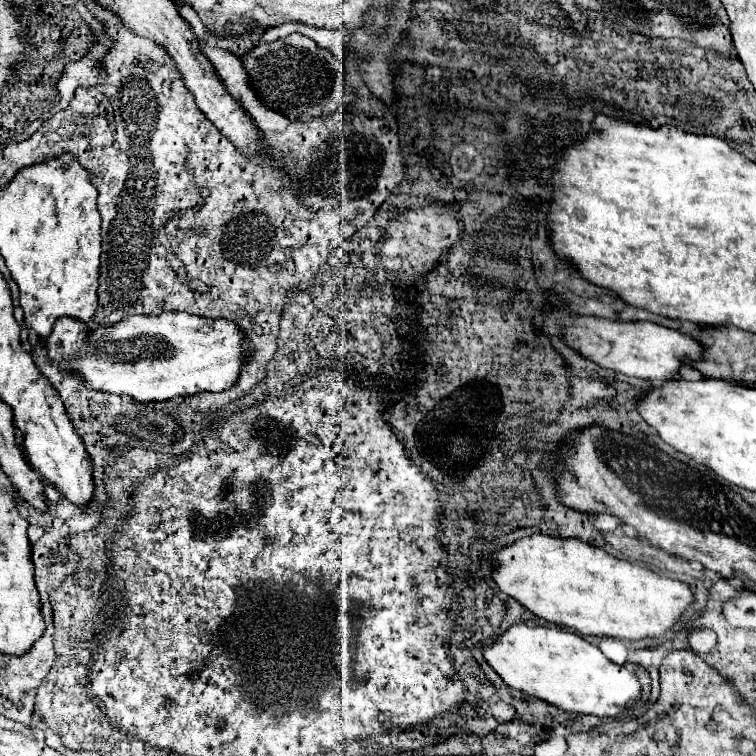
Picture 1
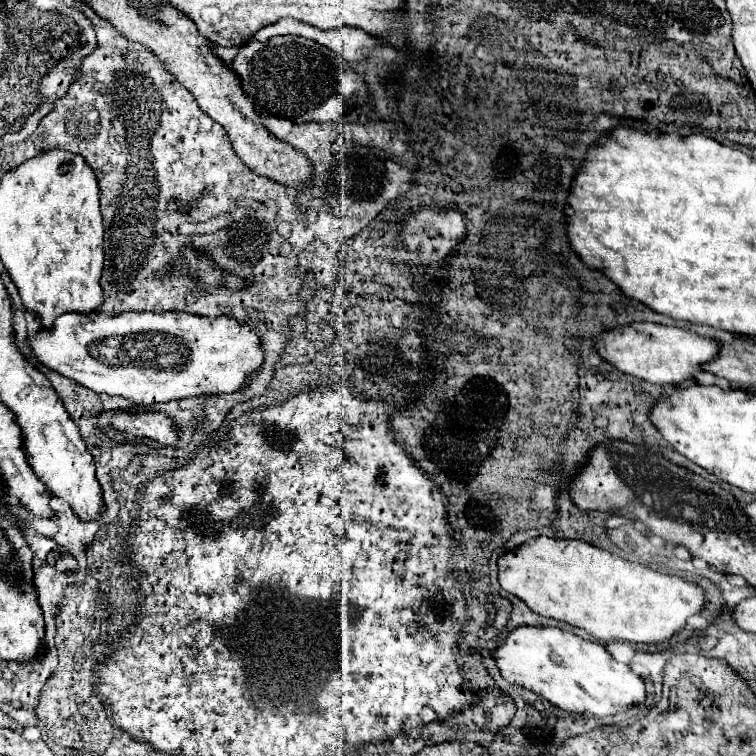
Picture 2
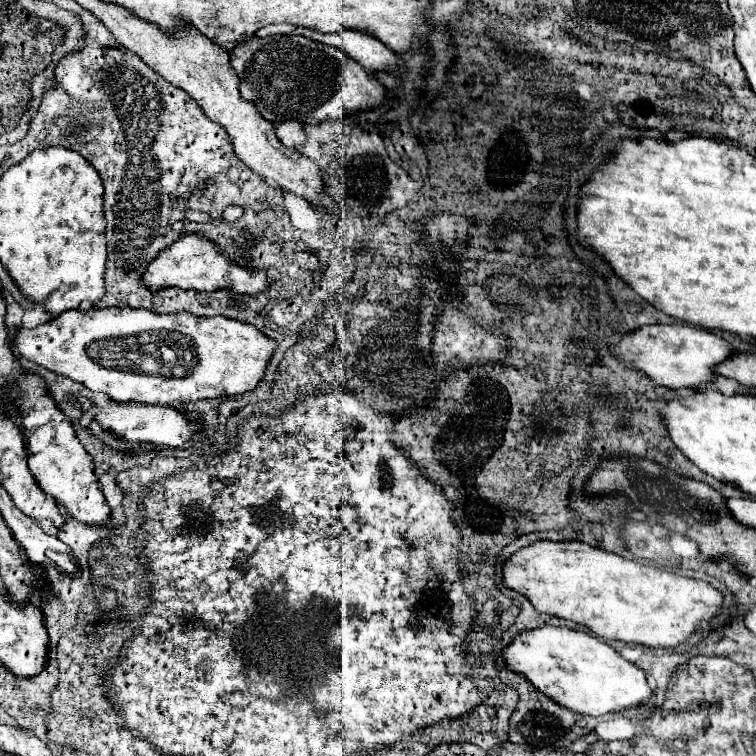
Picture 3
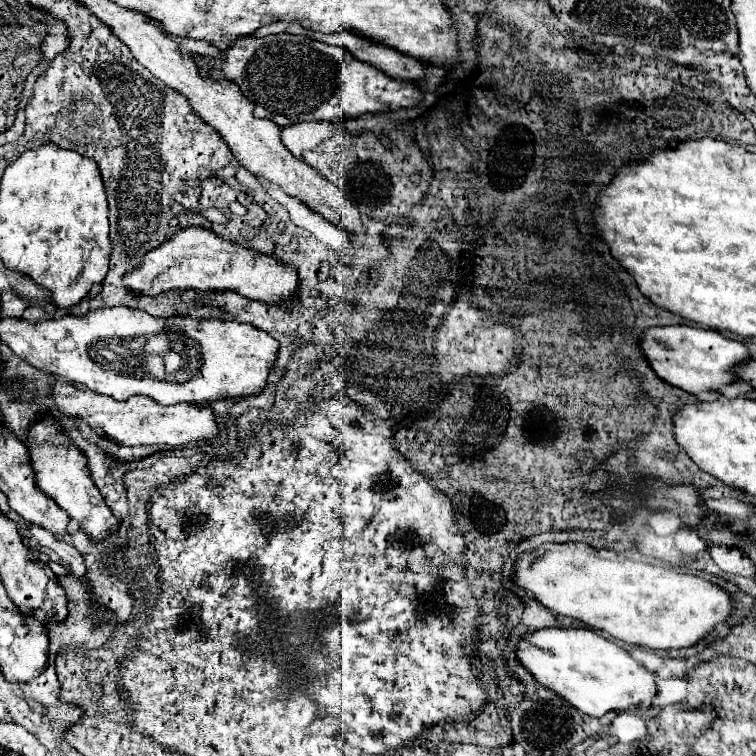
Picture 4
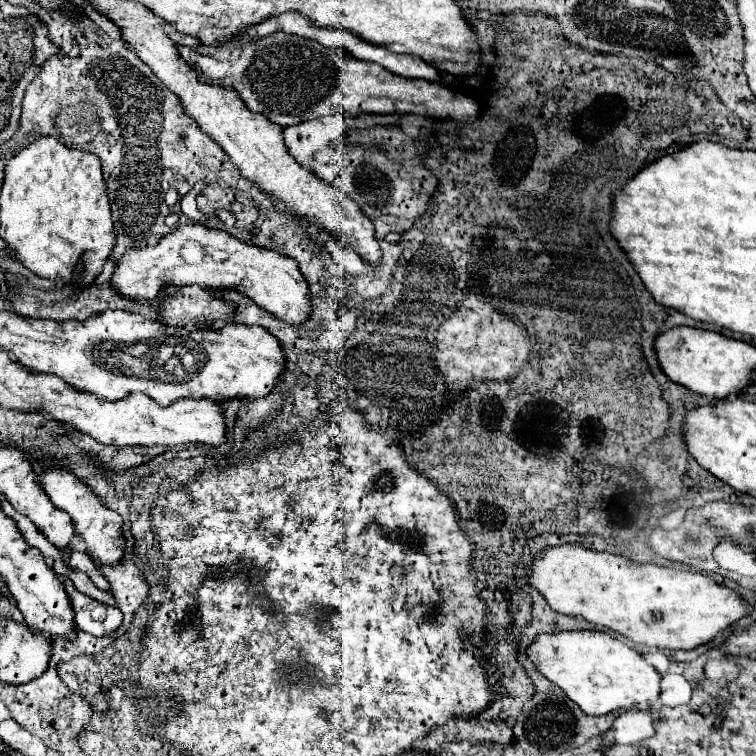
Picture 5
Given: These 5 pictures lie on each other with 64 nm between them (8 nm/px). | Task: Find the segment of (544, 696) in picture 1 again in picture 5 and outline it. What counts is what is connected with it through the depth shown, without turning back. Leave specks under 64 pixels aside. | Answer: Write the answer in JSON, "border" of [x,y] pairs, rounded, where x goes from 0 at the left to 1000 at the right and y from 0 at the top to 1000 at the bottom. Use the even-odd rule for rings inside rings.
{"border":[[[754,833],[712,839],[696,860],[709,886],[762,929],[775,944],[799,947],[812,939],[860,939],[873,918],[873,892],[849,868],[802,836]]]}

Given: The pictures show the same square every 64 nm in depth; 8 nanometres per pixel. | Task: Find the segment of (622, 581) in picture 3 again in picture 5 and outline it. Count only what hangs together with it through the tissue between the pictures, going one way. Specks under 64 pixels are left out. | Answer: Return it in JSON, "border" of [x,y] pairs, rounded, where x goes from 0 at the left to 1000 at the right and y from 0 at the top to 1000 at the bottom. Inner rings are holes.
{"border":[[[743,720],[743,722],[720,725],[704,738],[696,765],[698,772],[722,791],[730,807],[751,815],[770,815],[783,825],[807,831],[815,839],[841,852],[854,852],[860,857],[915,860],[926,852],[939,849],[952,833],[963,831],[968,823],[987,815],[987,810],[995,810],[995,804],[971,780],[947,772],[937,762],[892,754],[870,746],[844,746],[807,730],[778,728],[767,720]]]}

